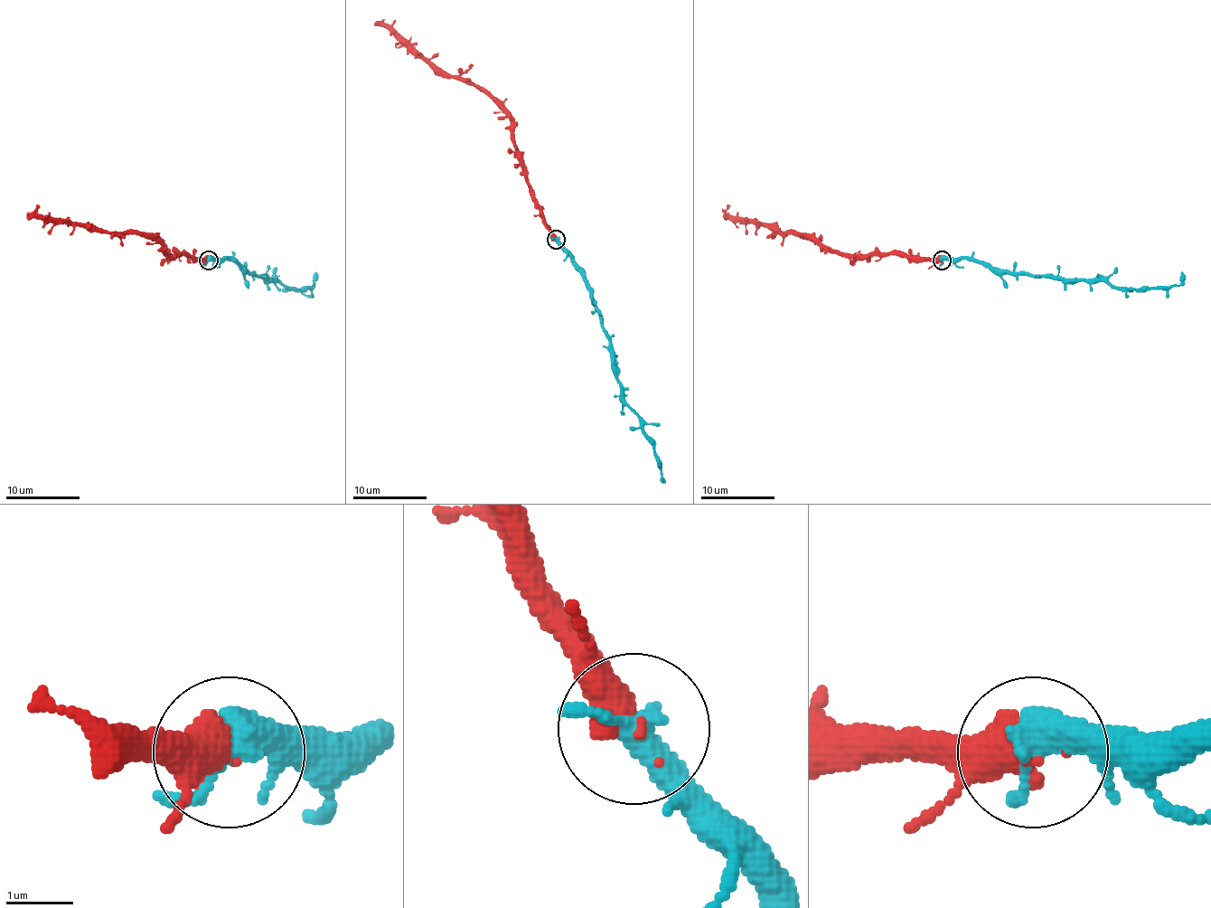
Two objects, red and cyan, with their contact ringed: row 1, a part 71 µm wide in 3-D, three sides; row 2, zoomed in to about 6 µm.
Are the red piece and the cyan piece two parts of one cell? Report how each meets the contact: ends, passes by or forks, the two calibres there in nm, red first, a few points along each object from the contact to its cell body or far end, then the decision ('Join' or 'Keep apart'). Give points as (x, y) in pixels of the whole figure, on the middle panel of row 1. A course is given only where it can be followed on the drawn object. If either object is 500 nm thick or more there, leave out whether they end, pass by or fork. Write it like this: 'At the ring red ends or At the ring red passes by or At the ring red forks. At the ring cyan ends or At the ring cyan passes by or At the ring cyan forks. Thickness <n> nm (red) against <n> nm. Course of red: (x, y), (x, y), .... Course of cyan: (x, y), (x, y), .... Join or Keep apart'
At the ring red ends. At the ring cyan passes by. Thickness 340 nm (red) against 400 nm. Course of red: (556, 241), (528, 181), (528, 170), (521, 161), (512, 121), (483, 91), (438, 75), (384, 23), (386, 26). Course of cyan: (556, 239), (591, 295), (600, 326), (609, 341), (621, 399), (639, 420), (641, 432), (652, 446), (663, 481). Join

